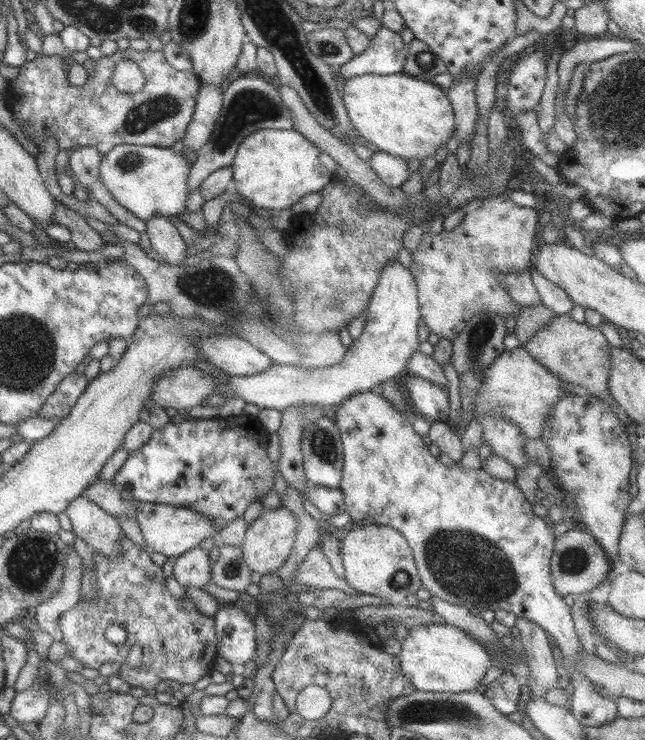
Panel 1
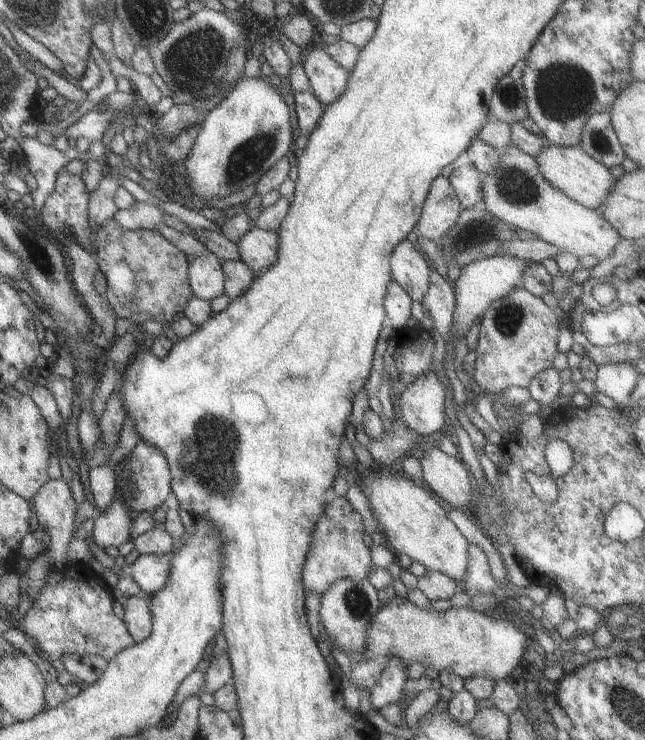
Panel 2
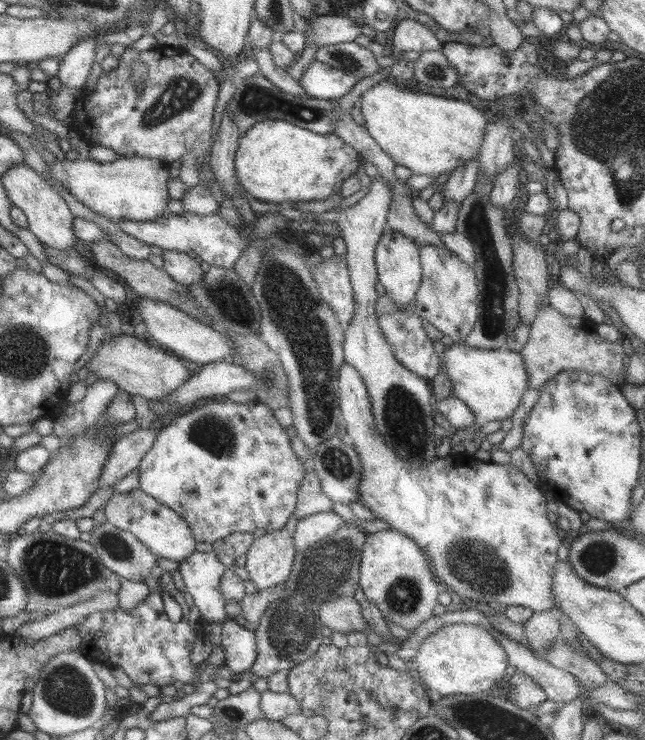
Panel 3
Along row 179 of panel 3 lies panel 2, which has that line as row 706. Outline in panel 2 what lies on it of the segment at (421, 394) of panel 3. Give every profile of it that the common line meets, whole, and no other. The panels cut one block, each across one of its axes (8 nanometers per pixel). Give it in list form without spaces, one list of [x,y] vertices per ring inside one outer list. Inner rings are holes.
[[[391,656],[383,665],[381,676],[369,690],[371,708],[379,710],[387,704],[399,702],[403,684],[407,679],[406,666],[403,666],[399,658]]]

